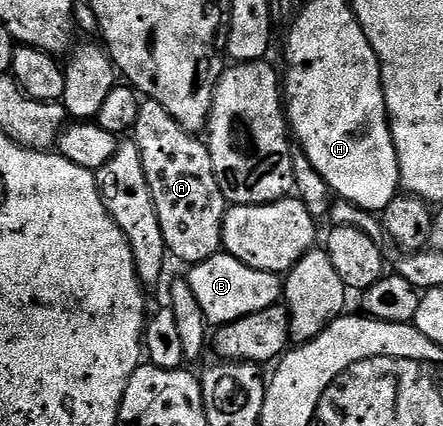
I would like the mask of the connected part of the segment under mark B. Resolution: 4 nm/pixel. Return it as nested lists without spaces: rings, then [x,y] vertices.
[[[225,251],[190,266],[186,272],[185,279],[193,289],[193,296],[197,298],[197,304],[201,306],[208,326],[211,327],[228,325],[237,319],[245,319],[245,315],[265,311],[280,304],[284,296],[284,282],[280,274],[257,271]]]

